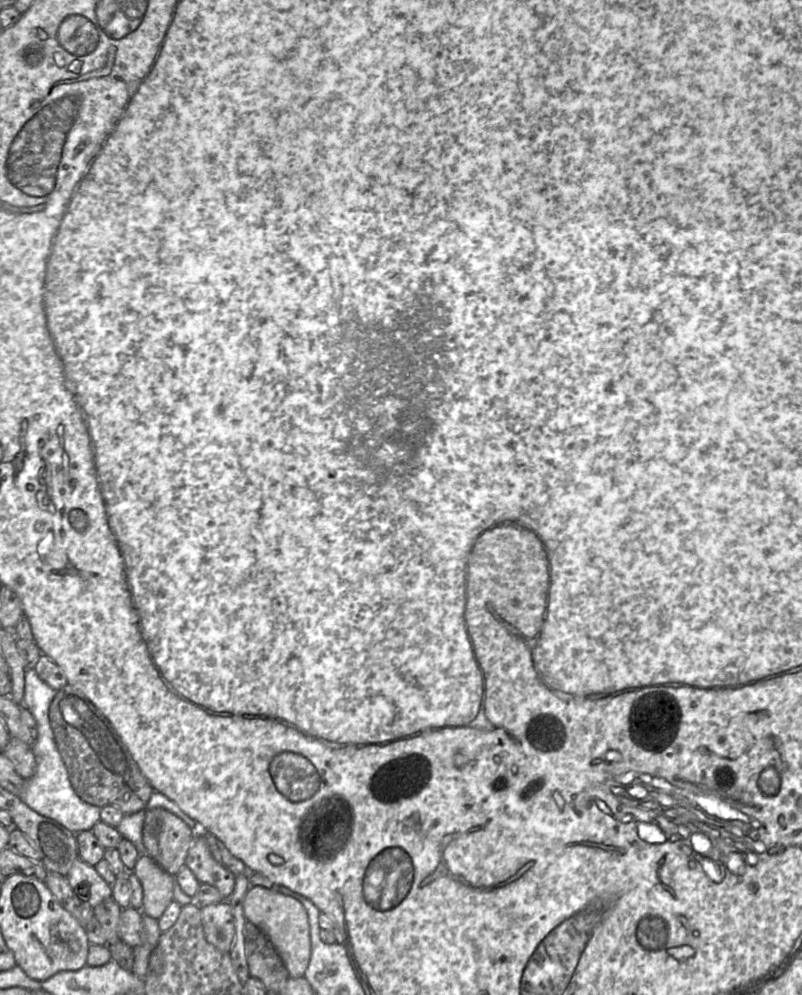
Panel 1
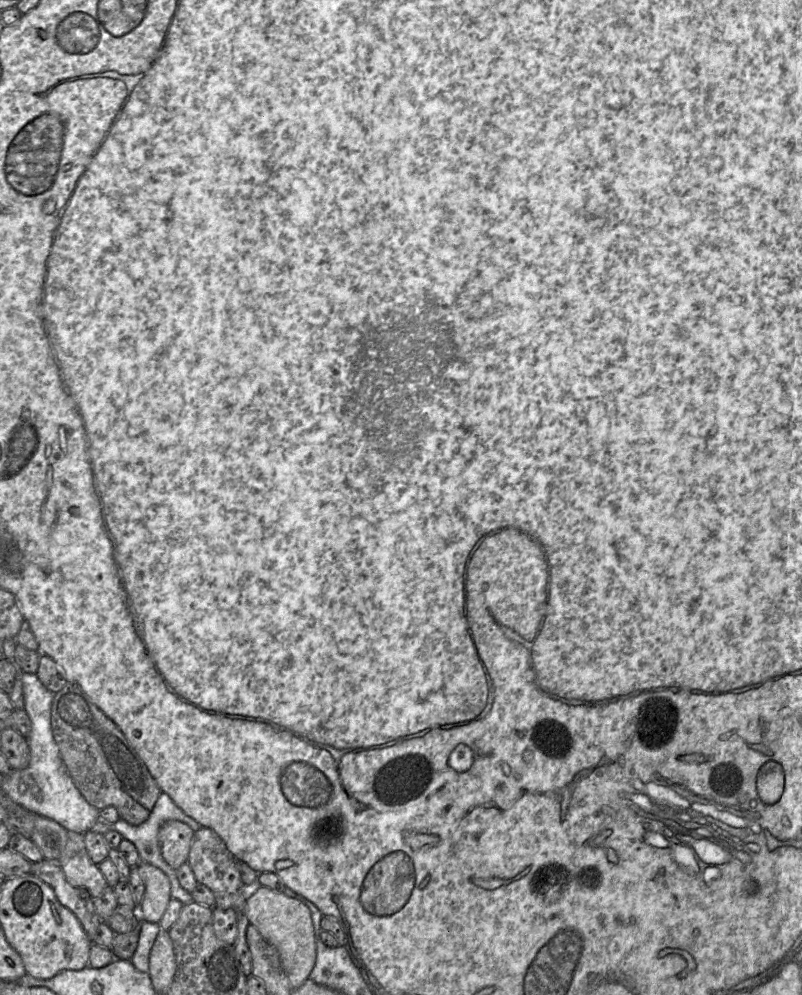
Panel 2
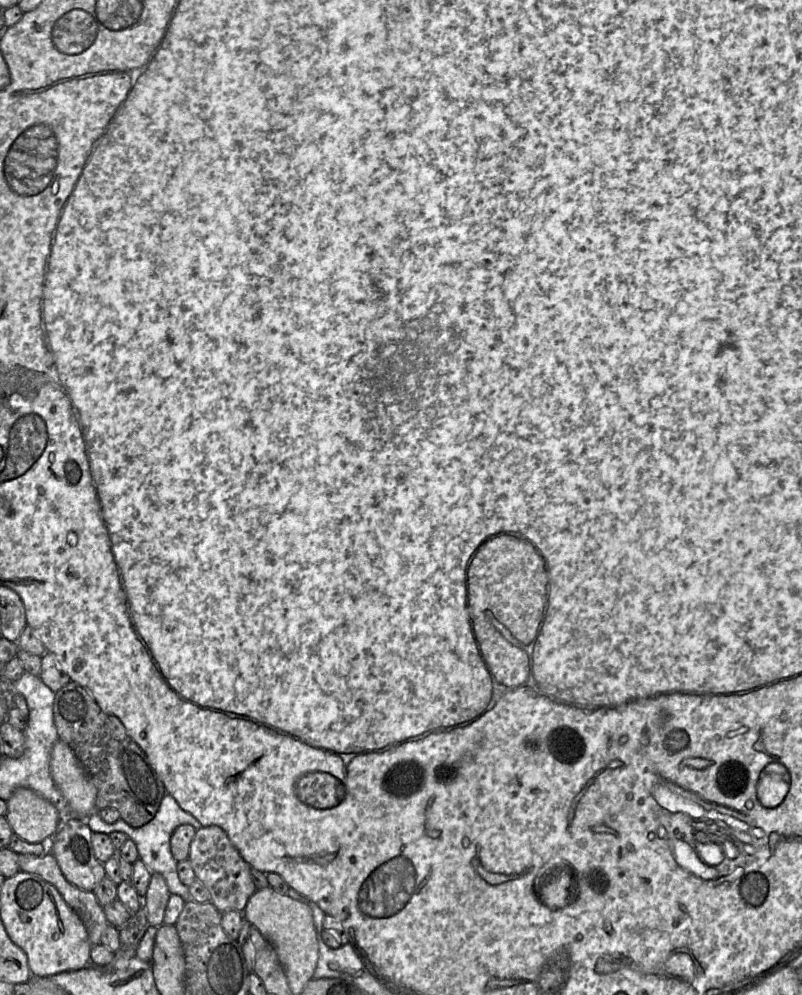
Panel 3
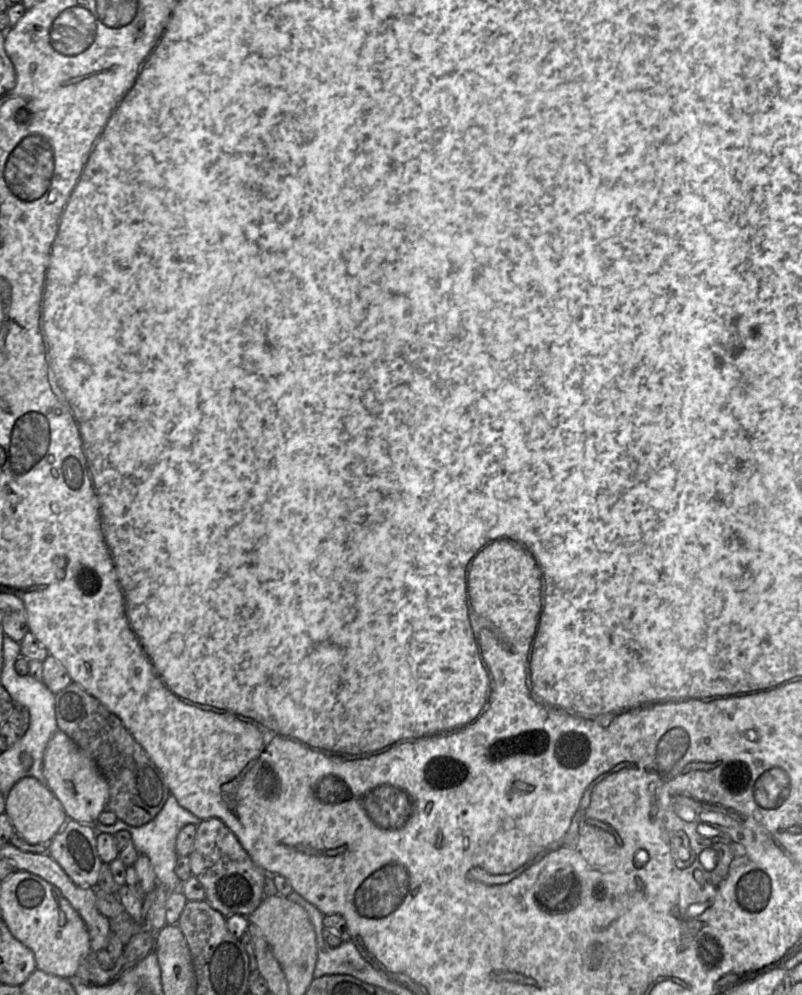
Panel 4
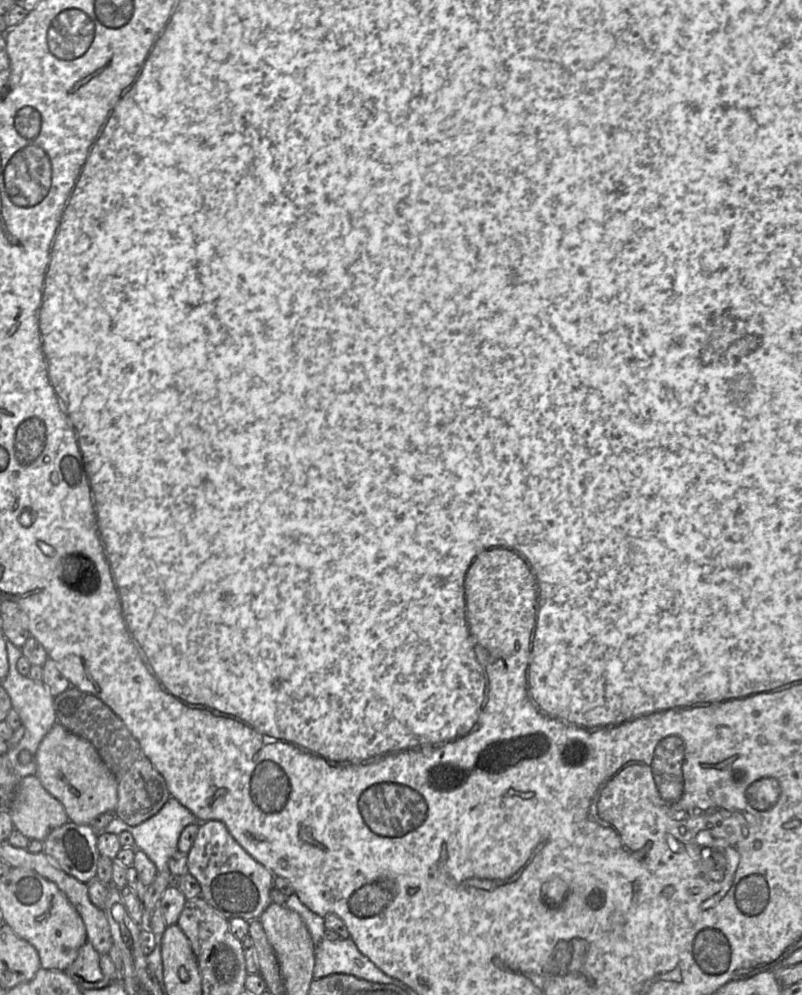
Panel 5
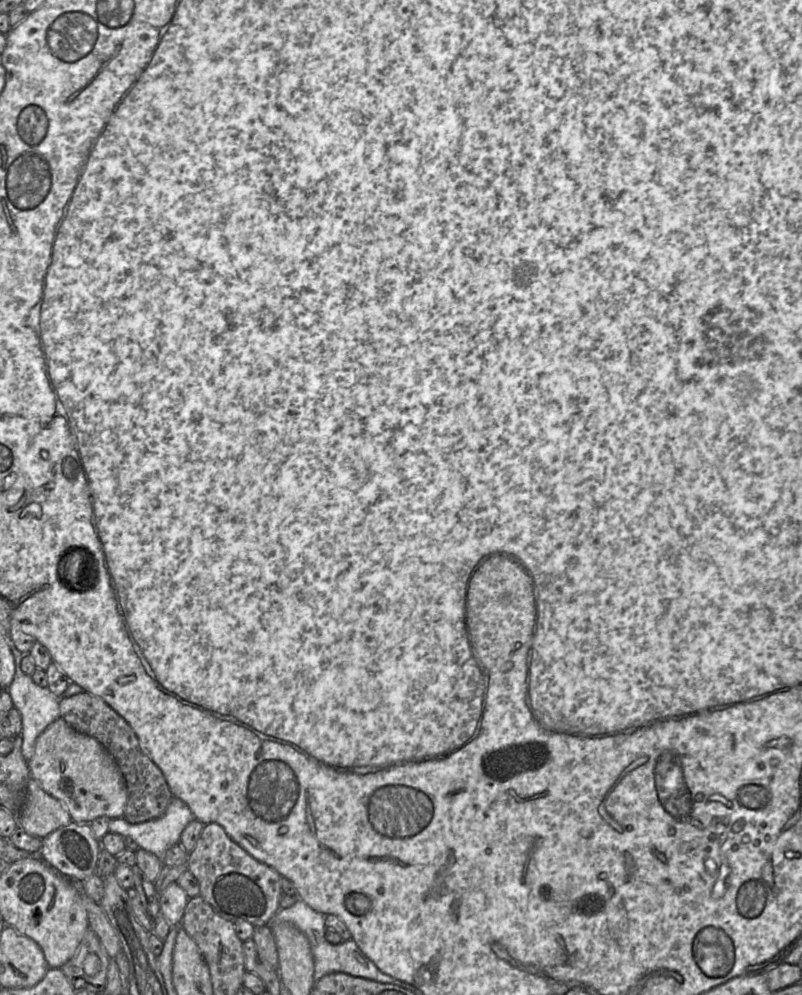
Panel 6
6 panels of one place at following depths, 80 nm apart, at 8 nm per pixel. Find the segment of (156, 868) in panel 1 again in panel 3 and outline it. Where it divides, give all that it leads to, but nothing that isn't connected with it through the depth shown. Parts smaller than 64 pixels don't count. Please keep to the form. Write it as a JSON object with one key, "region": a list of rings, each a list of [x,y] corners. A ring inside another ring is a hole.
{"region":[[[152,873],[147,893],[142,898],[150,926],[160,927],[163,925],[170,895],[165,878],[159,873]]]}

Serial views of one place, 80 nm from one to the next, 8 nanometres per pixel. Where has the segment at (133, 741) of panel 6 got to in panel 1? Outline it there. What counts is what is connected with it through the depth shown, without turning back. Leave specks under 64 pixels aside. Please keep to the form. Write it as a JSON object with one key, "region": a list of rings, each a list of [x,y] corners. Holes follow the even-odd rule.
{"region":[[[69,684],[58,690],[49,707],[49,721],[72,787],[82,801],[99,808],[112,805],[124,815],[147,810],[153,787],[110,721],[83,693]]]}

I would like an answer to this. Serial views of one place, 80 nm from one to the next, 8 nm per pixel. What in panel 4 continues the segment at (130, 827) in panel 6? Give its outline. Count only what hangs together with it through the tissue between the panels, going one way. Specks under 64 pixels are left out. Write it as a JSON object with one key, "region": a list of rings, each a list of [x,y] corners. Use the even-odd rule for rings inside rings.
{"region":[[[170,794],[164,807],[157,816],[140,827],[132,827],[121,820],[117,820],[113,825],[103,825],[96,822],[93,824],[97,833],[116,834],[118,831],[124,830],[131,834],[132,842],[139,854],[147,856],[151,862],[157,877],[158,884],[163,886],[169,892],[181,891],[181,880],[175,873],[175,865],[178,858],[176,853],[176,839],[180,830],[189,824],[198,826],[202,820],[181,807],[177,799]]]}

